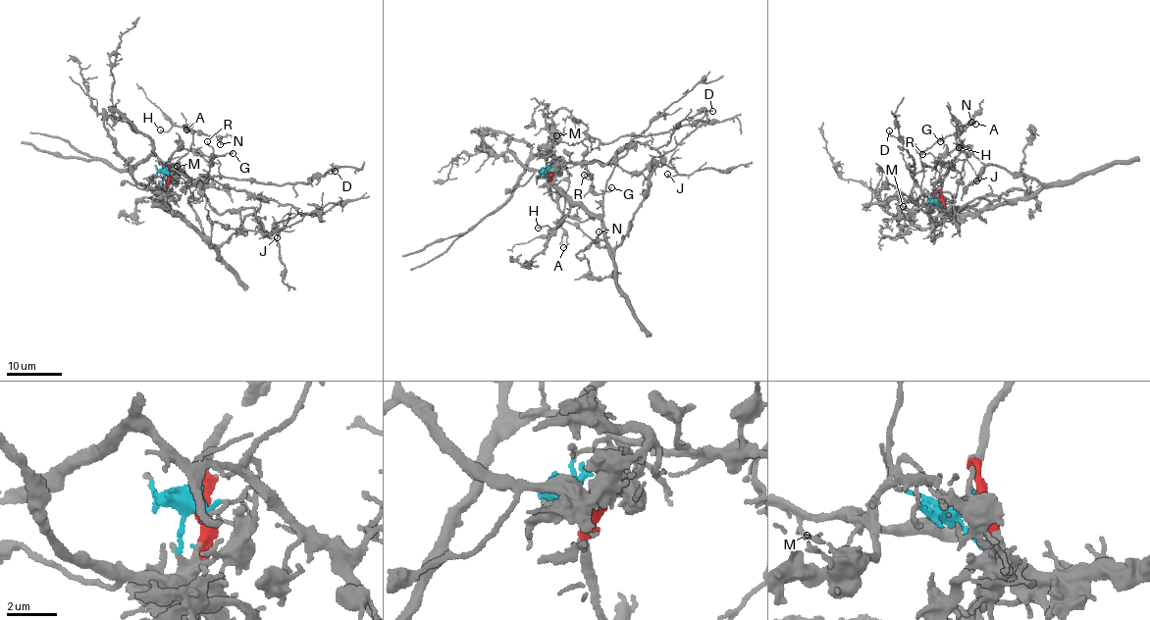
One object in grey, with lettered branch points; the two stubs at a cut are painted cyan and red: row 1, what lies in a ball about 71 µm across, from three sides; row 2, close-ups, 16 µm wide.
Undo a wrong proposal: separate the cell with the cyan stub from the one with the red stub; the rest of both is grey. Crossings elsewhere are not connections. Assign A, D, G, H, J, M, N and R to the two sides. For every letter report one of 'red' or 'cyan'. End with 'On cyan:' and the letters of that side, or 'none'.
A: cyan
D: cyan
G: cyan
H: cyan
J: cyan
M: cyan
N: cyan
R: cyan
On cyan: A, D, G, H, J, M, N, R

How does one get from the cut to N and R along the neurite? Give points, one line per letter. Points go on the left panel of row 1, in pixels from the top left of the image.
N: (165, 171), (165, 163), (187, 152), (193, 132), (188, 127), (205, 135), (216, 134), (220, 144)
R: (165, 171), (179, 170), (201, 181), (213, 153), (207, 141)

